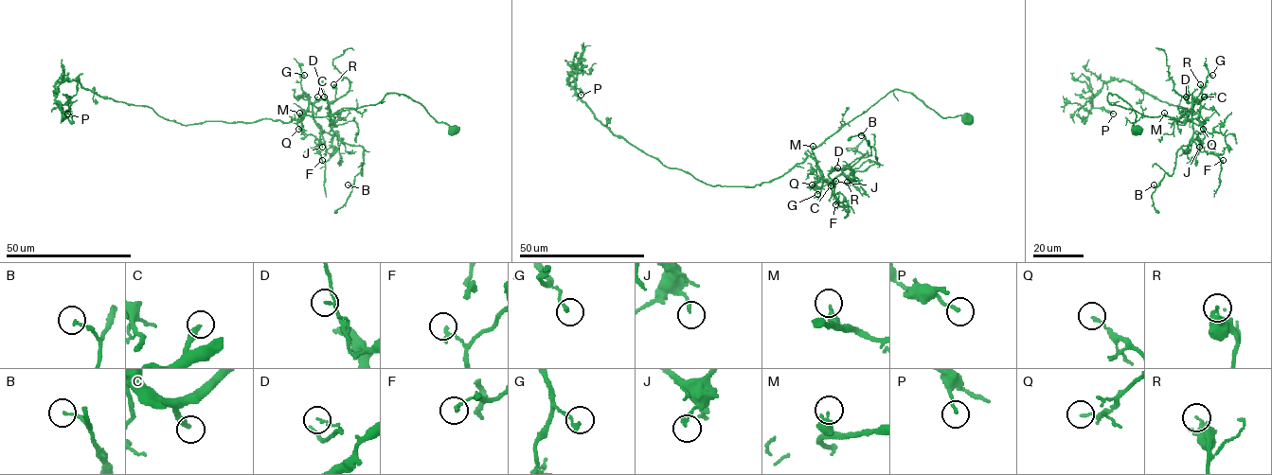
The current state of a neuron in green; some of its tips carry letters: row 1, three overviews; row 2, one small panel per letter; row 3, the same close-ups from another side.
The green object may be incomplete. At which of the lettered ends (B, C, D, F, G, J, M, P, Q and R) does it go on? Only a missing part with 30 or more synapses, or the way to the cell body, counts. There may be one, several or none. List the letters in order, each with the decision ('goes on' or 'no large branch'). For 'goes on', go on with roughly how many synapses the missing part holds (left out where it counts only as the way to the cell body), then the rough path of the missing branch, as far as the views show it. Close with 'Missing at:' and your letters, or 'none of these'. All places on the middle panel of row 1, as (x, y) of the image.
B: no large branch
C: goes on | 35 syn | (831, 185), (835, 189), (835, 202), (846, 214)
D: no large branch
F: no large branch
G: no large branch
J: no large branch
M: no large branch
P: no large branch
Q: no large branch
R: no large branch
Missing at: C

